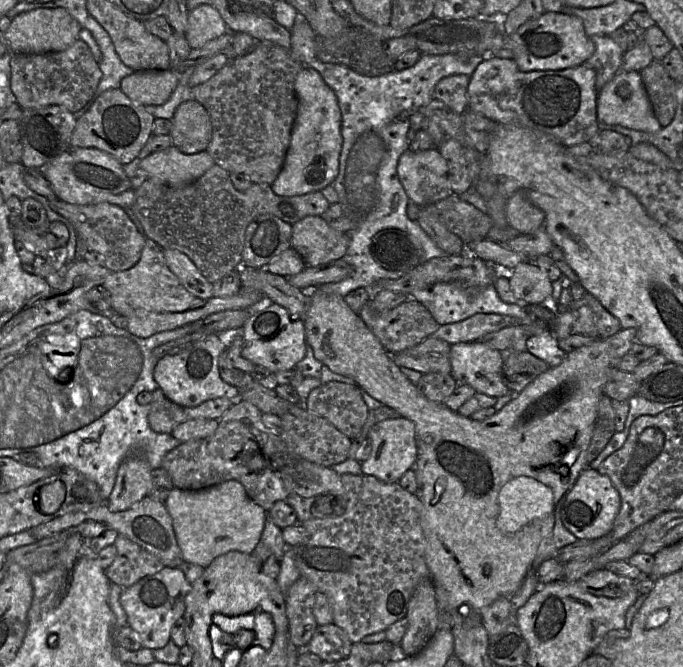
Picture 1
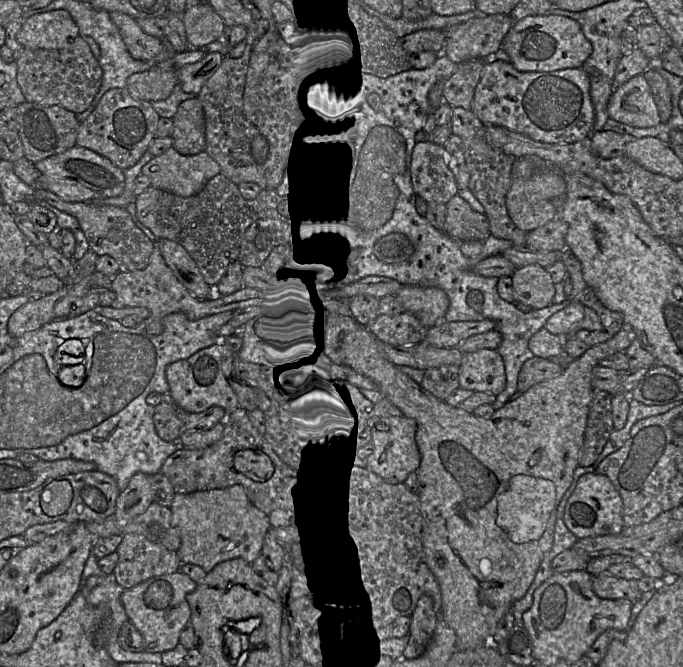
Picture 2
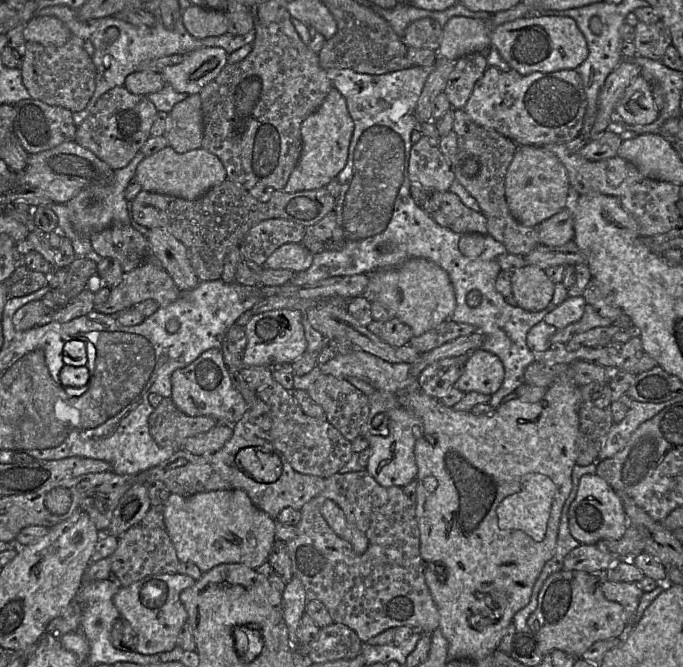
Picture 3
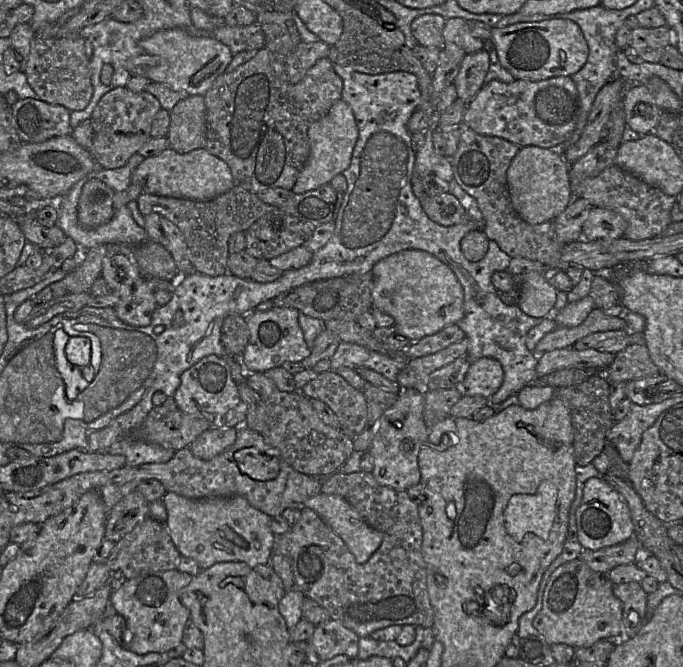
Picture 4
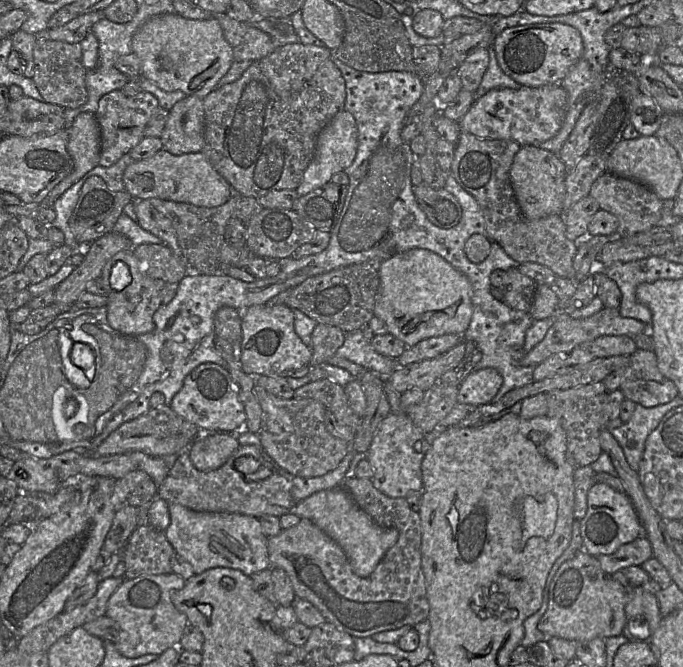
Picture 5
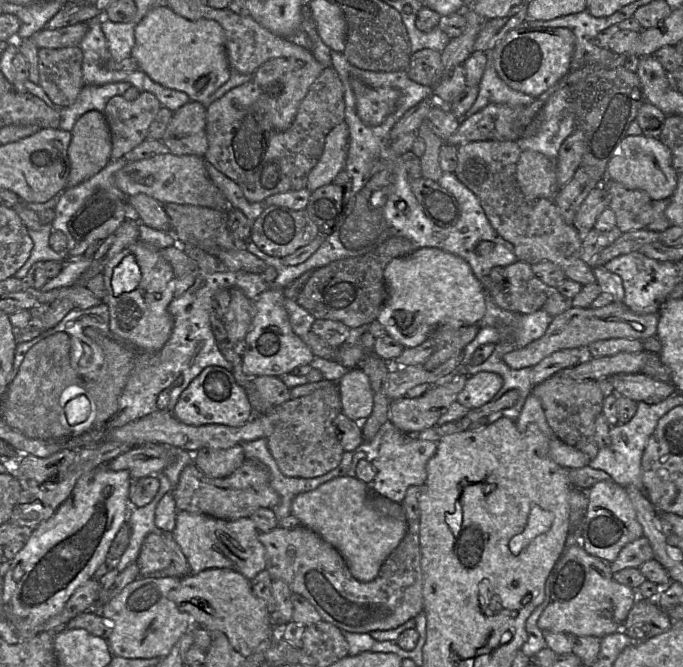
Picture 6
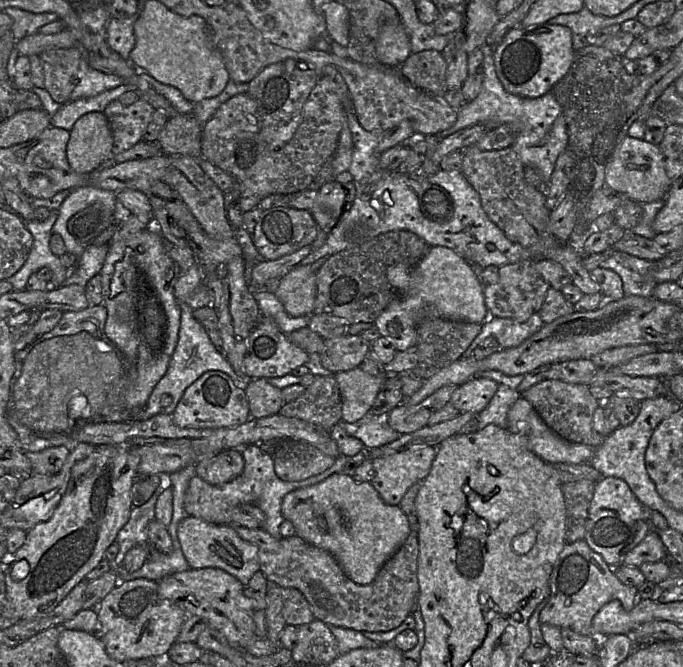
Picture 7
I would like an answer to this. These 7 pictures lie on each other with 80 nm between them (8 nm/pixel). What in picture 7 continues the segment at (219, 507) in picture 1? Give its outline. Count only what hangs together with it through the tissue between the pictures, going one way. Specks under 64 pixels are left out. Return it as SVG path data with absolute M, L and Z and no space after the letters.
M189 515L180 521L177 536L190 569L218 568L234 576L244 586L248 584L252 576L260 569L257 546L243 540L237 534L235 525L212 524Z

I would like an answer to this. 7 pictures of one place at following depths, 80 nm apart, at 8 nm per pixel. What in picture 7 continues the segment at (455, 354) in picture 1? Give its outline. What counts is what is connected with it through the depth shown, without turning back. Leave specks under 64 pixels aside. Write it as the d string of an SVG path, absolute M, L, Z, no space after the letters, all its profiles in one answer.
M474 377L454 390L450 403L460 413L478 414L487 407L497 389L498 384L494 380Z

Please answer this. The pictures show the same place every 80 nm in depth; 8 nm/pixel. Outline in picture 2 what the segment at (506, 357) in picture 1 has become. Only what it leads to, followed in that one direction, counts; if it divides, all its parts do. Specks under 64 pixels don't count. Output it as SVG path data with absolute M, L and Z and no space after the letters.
M533 356L523 363L519 371L517 392L523 393L535 384L559 376L563 368L550 359Z

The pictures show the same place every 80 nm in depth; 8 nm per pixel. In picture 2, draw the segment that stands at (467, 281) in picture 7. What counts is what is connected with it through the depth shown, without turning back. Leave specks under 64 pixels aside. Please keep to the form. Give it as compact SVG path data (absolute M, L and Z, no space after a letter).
M403 285L395 296L403 310L416 316L426 328L445 322L450 301L442 289Z

